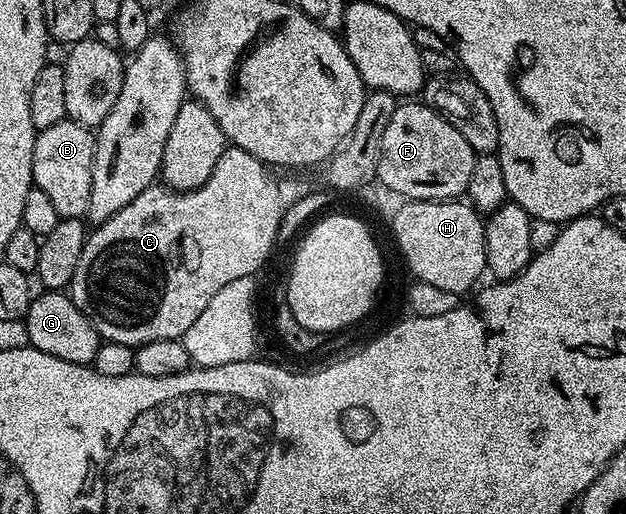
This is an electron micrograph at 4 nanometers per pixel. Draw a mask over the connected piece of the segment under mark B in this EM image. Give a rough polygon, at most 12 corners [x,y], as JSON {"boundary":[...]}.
{"boundary":[[65,119],[36,132],[31,180],[60,219],[82,218],[95,133]]}

